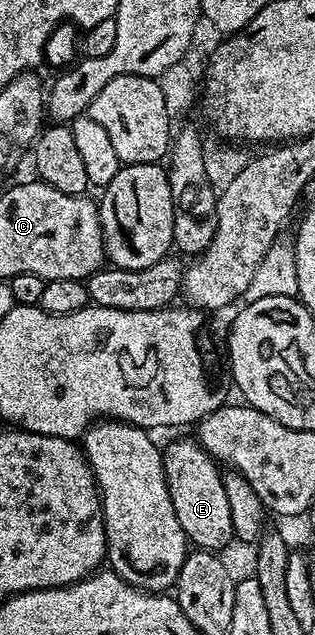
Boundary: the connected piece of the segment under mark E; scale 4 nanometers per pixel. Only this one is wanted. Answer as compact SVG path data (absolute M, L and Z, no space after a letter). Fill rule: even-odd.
M190 437L178 438L164 446L162 467L168 484L168 496L172 496L172 508L176 508L176 520L180 520L180 528L184 528L187 539L197 549L222 552L229 542L235 541L235 537L232 511L228 509L228 495L222 483L224 474L219 463L197 440Z

